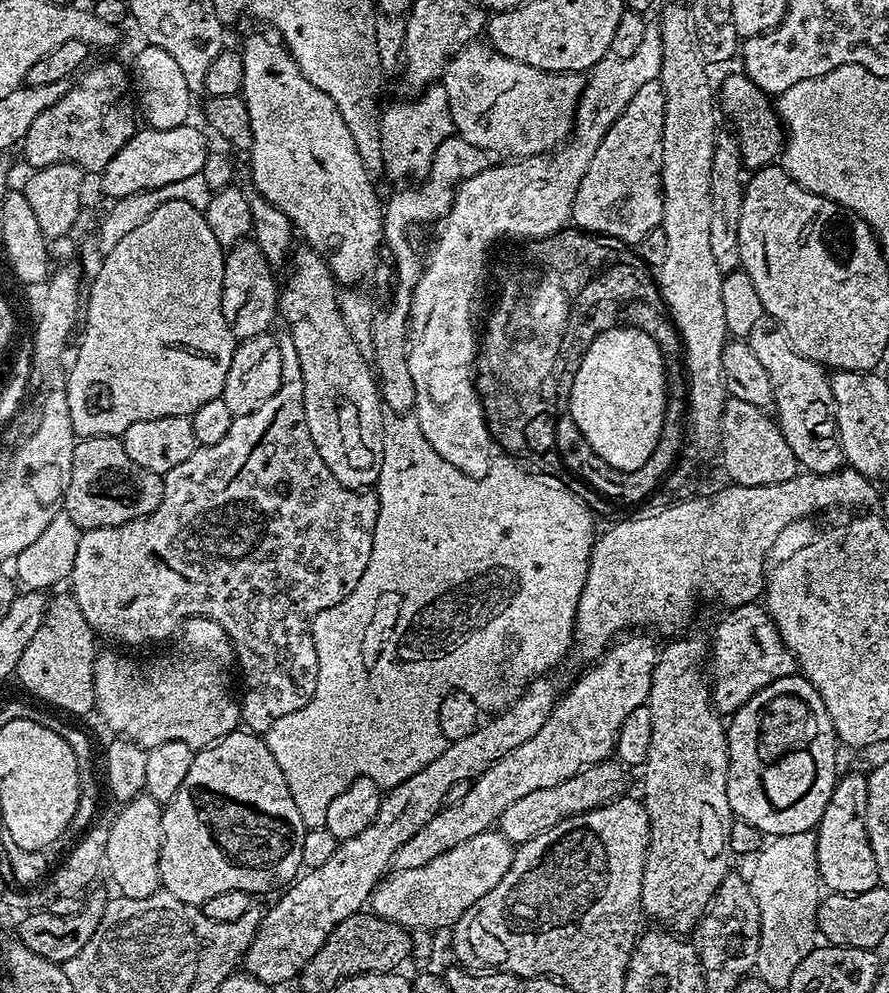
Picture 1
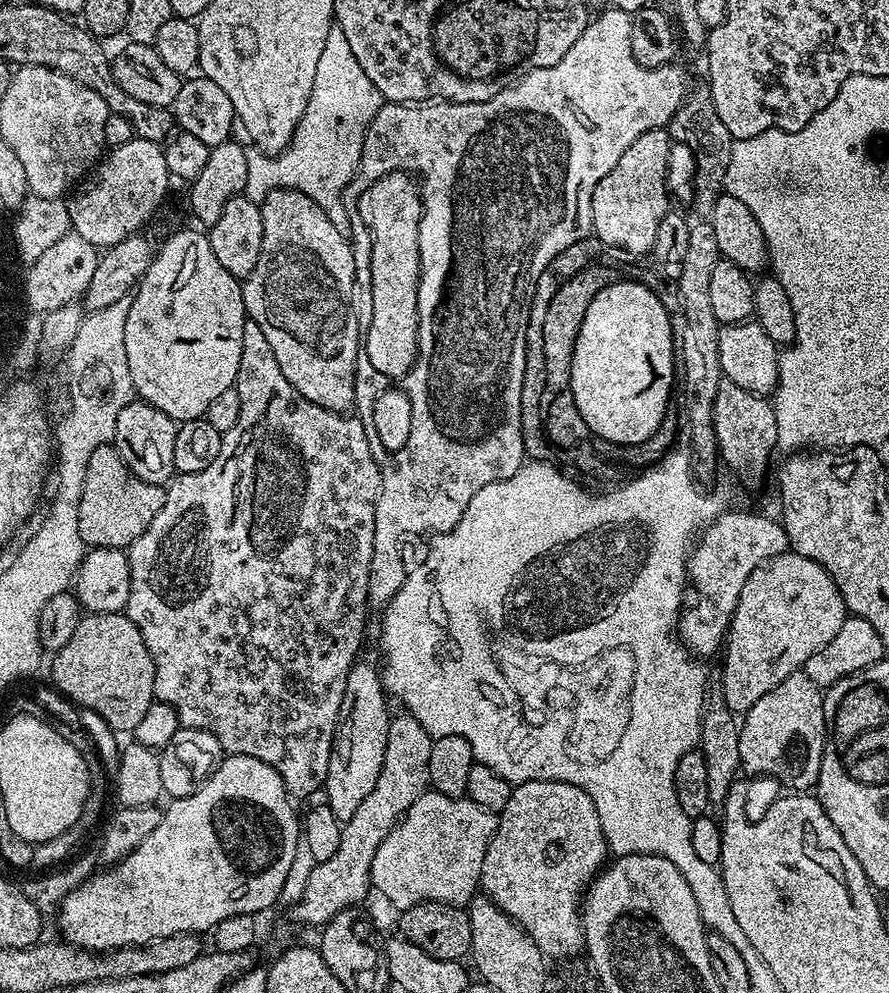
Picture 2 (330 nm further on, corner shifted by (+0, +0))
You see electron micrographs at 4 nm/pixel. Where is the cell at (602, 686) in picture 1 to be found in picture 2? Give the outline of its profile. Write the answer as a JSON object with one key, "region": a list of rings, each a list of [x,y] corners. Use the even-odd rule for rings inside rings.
{"region":[[[728,512],[716,517],[716,520],[704,529],[698,543],[688,557],[688,579],[690,588],[696,591],[696,601],[689,603],[680,613],[678,635],[685,648],[697,657],[712,656],[721,651],[726,643],[728,627],[732,625],[732,615],[738,606],[742,588],[750,574],[761,564],[768,563],[773,556],[780,556],[789,551],[788,536],[779,519],[771,520],[768,516],[759,516],[756,512]]]}

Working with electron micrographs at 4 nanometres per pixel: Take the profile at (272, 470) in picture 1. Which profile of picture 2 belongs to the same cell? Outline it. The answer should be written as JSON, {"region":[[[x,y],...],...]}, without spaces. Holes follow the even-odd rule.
{"region":[[[245,319],[242,326],[242,362],[238,366],[234,387],[238,390],[238,398],[242,398],[242,414],[238,414],[238,422],[234,422],[232,429],[223,433],[218,458],[214,458],[214,462],[210,462],[210,466],[206,466],[206,470],[179,473],[167,485],[164,505],[162,510],[158,510],[154,522],[150,522],[148,529],[126,549],[130,562],[130,598],[126,614],[130,618],[130,622],[134,622],[134,626],[138,626],[138,630],[142,634],[142,642],[146,642],[146,650],[150,650],[150,658],[154,662],[155,699],[161,704],[170,705],[174,714],[178,714],[182,728],[197,728],[213,732],[225,753],[234,756],[249,756],[258,758],[258,762],[266,762],[282,778],[289,797],[312,796],[323,789],[326,774],[330,770],[332,740],[336,736],[336,723],[340,717],[342,698],[346,694],[346,678],[350,674],[352,665],[357,663],[359,656],[356,655],[359,654],[360,643],[364,640],[364,623],[368,620],[368,612],[370,613],[368,587],[370,586],[370,562],[374,554],[374,514],[380,493],[380,467],[370,450],[370,442],[366,438],[366,430],[360,419],[352,414],[326,410],[322,406],[310,402],[302,394],[298,394],[298,390],[294,390],[294,386],[290,386],[290,382],[286,382],[286,374],[282,374],[282,370],[278,366],[278,358],[274,358],[274,350],[270,350],[270,342],[266,342],[266,334],[262,334],[262,326],[258,326],[258,322],[253,320]]]}

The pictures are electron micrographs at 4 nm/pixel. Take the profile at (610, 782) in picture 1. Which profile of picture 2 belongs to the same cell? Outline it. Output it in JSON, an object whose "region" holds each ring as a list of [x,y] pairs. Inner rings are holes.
{"region":[[[435,790],[423,792],[418,802],[414,802],[414,806],[410,806],[408,813],[394,826],[394,830],[386,834],[386,842],[378,846],[378,854],[374,854],[372,863],[372,888],[380,891],[396,910],[426,902],[461,906],[471,904],[480,888],[482,862],[496,833],[497,819],[497,813],[487,812],[467,798],[455,800]]]}

